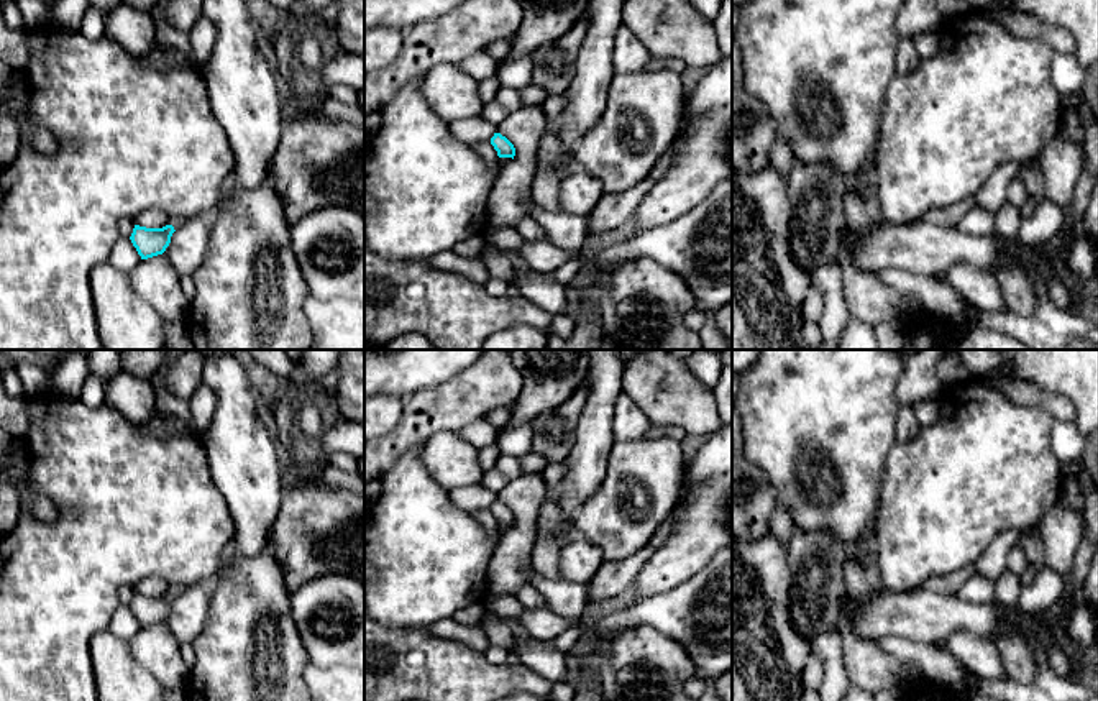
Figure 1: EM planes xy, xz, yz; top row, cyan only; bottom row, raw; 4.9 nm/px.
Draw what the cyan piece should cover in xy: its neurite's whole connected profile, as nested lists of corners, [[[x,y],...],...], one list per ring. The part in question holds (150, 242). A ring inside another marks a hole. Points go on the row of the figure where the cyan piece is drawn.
[[[169,217],[167,225],[162,228],[146,228],[135,225],[130,236],[141,259],[162,254],[171,243],[172,233],[182,227],[185,220],[181,217]]]

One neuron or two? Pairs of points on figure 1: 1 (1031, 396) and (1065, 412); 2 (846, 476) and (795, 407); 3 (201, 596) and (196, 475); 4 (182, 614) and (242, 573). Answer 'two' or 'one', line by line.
1: one
2: one
3: two
4: two

